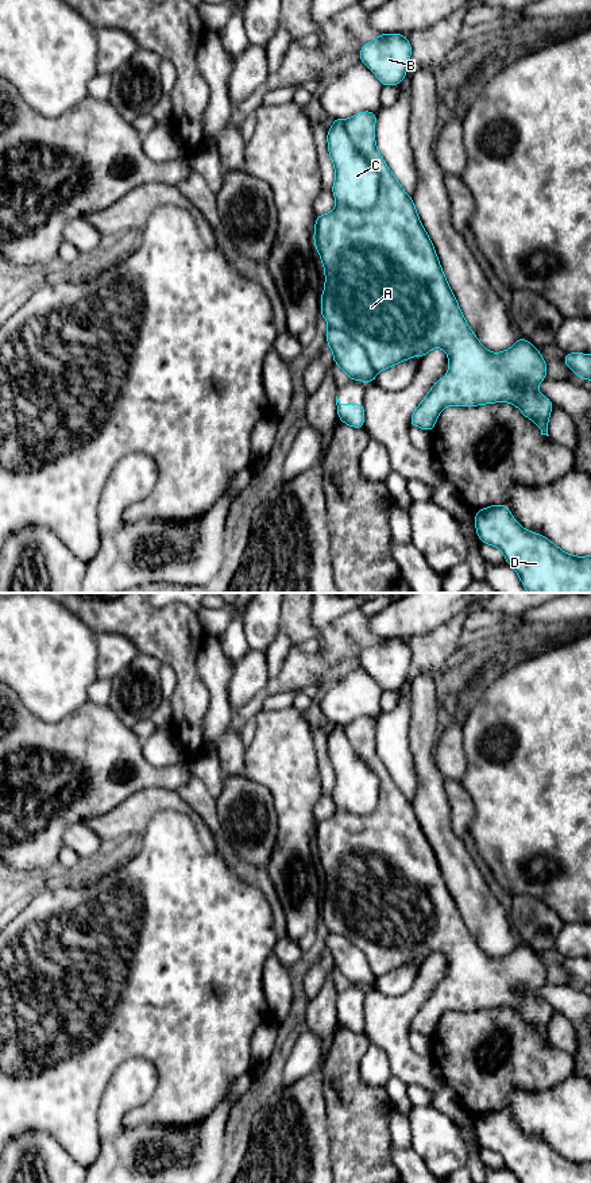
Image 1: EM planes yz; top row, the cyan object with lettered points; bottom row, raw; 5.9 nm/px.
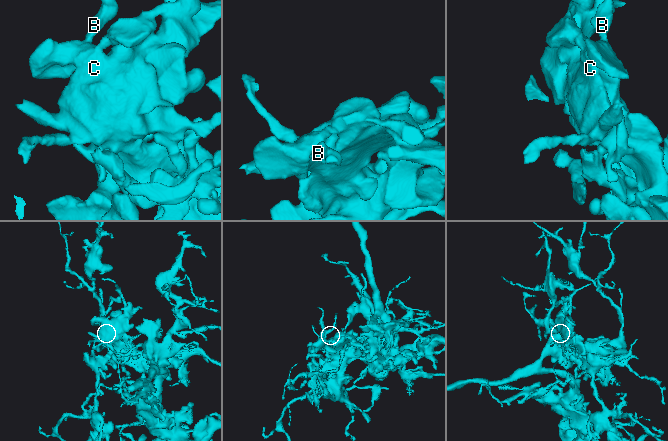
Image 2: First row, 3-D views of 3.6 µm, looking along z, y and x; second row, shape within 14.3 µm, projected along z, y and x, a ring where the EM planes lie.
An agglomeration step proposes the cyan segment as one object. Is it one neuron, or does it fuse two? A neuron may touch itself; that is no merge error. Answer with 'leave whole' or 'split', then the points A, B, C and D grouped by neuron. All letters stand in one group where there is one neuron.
leave whole | A B C D

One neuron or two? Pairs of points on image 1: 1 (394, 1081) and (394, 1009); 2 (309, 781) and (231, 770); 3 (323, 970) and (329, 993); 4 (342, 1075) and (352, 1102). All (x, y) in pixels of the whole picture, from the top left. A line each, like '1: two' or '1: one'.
1: two
2: two
3: two
4: one

